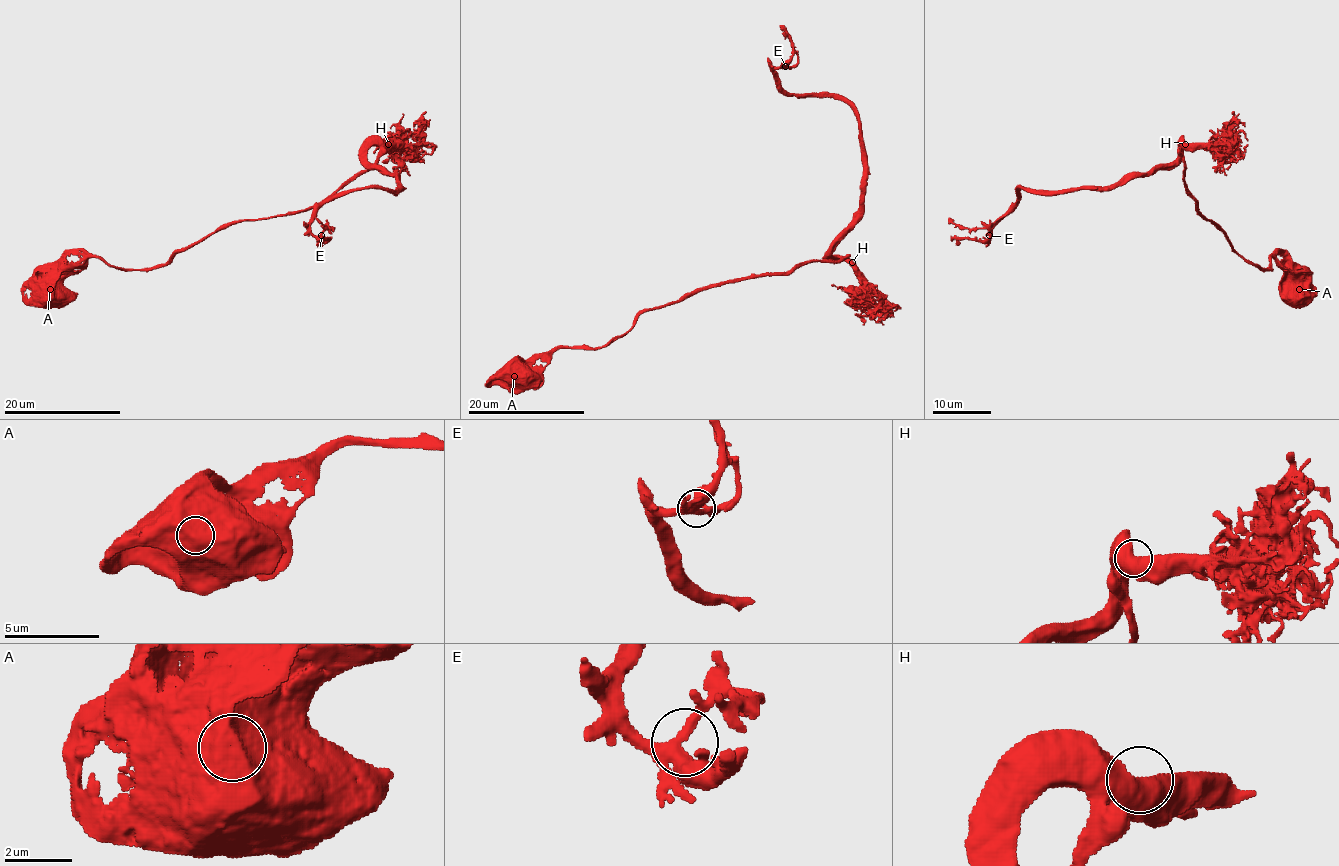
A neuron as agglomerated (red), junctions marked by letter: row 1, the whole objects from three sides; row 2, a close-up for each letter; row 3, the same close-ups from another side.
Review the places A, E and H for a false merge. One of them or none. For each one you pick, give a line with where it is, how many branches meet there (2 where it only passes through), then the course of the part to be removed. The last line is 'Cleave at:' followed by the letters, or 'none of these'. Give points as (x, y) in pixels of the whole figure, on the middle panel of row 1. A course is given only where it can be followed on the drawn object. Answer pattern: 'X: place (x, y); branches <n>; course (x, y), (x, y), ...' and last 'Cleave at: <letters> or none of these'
Cleave at: none of these

